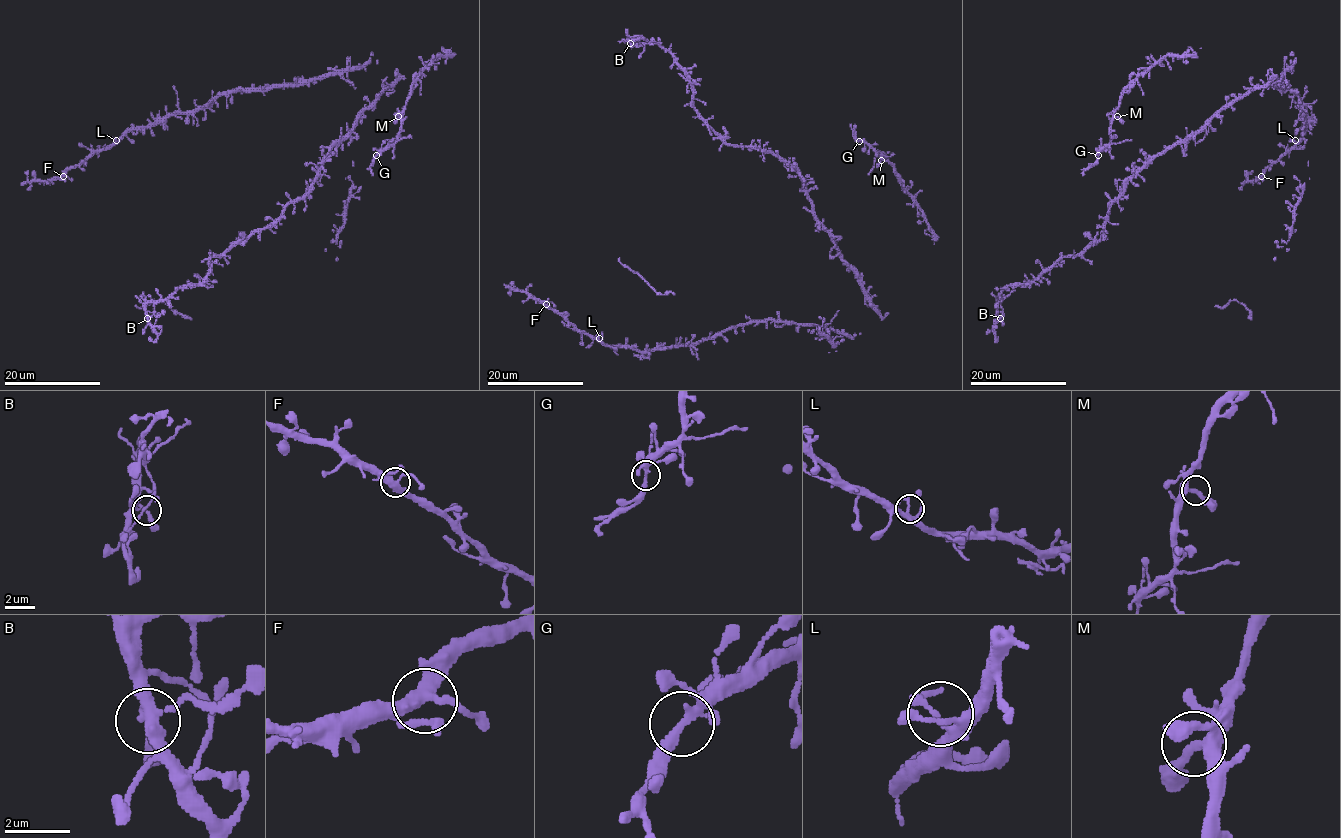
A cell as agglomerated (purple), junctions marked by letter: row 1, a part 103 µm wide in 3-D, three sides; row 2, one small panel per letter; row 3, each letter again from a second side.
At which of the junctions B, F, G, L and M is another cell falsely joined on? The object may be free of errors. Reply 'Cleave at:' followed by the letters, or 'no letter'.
Cleave at: no letter

